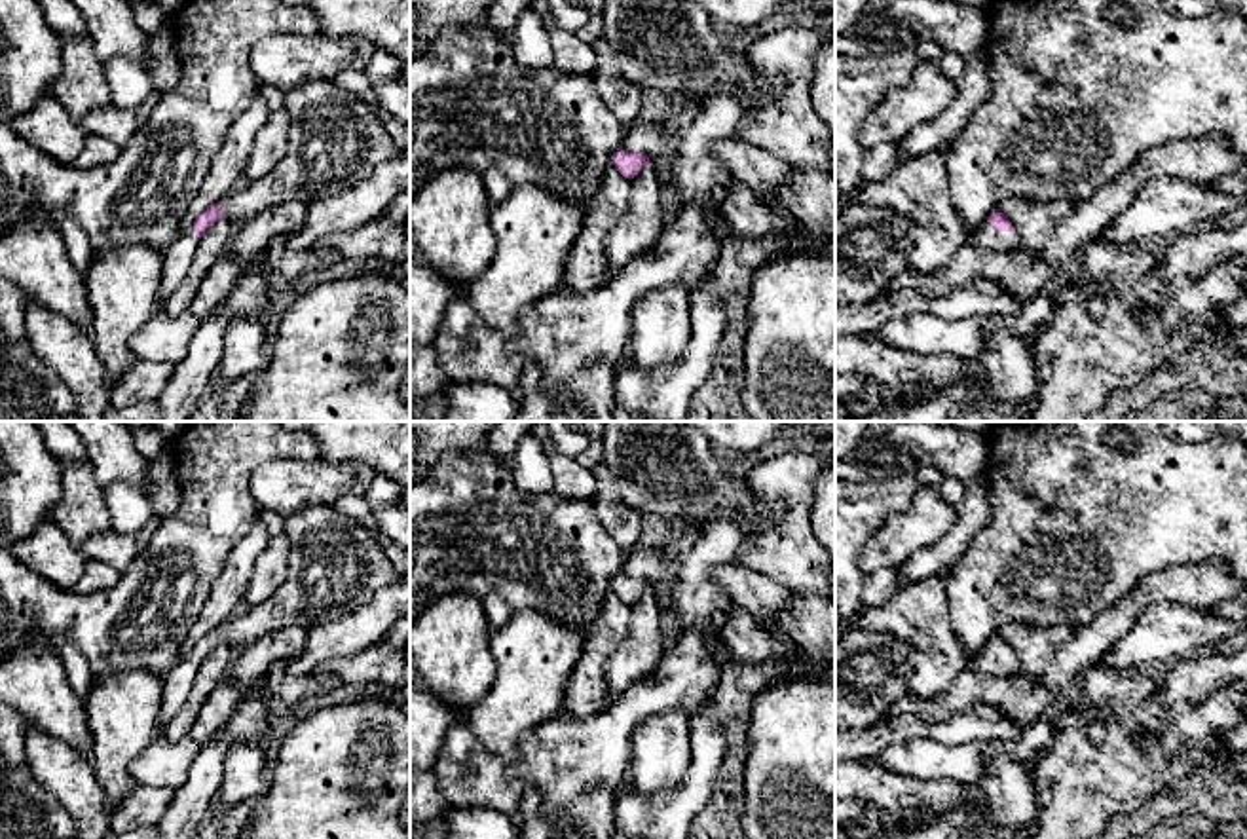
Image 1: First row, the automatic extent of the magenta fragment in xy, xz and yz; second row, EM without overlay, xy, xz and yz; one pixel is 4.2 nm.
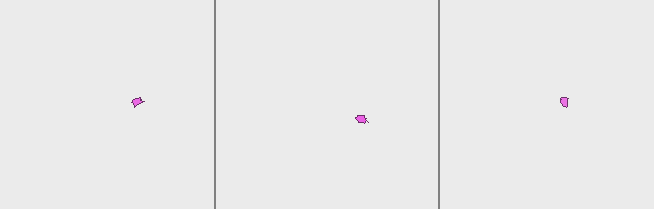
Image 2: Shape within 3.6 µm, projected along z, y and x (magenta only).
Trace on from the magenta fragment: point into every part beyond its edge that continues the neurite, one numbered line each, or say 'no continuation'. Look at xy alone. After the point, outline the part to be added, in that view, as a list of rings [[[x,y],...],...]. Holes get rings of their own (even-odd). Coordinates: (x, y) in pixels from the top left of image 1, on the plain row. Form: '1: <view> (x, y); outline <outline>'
1: xy (335, 564); outline [[[309,507],[287,516],[285,535],[290,541],[285,585],[270,600],[218,626],[224,642],[235,651],[288,626],[309,630],[332,617],[347,615],[366,606],[378,590],[402,581],[378,537],[336,507]]]
2: xy (177, 682); outline [[[194,655],[178,659],[178,662],[161,676],[163,695],[159,708],[159,729],[163,729],[182,708],[194,678],[197,674],[197,662]]]

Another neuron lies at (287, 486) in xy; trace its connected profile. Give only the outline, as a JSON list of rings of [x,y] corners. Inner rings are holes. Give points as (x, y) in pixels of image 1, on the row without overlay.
[[[279,457],[254,471],[251,494],[256,509],[287,518],[309,507],[334,507],[344,495],[364,495],[376,475],[366,463]]]

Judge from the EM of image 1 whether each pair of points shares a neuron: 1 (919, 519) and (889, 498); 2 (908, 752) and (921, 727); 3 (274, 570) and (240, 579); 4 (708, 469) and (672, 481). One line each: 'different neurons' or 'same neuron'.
1: different neurons
2: different neurons
3: different neurons
4: same neuron

